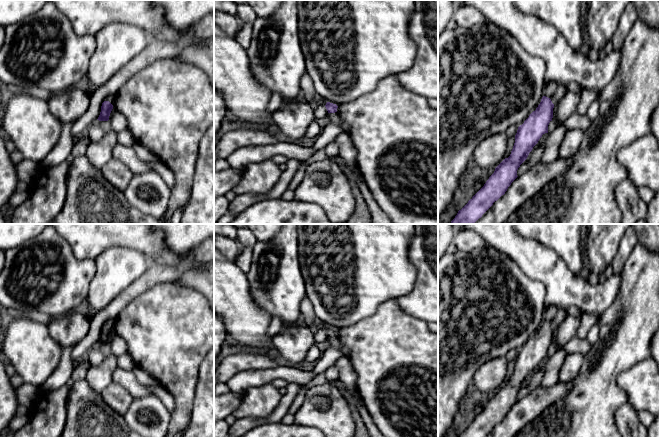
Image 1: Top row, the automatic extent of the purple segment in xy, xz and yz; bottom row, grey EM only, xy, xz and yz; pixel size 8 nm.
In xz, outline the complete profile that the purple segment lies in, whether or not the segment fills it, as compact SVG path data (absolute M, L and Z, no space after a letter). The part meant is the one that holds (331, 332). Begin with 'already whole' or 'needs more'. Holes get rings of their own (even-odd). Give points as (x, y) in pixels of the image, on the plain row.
needs more; M327 326L325 331L328 335L328 341L330 343L330 346L339 348L341 350L343 356L349 357L350 351L345 345L343 345L341 343L340 339L338 338L338 336L337 336L338 330L336 328Z

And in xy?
needs more; M114 317L105 322L104 326L102 327L101 336L100 336L100 339L97 344L99 344L99 345L108 345L109 344L110 337L113 333L113 327L116 322L116 318L117 317Z

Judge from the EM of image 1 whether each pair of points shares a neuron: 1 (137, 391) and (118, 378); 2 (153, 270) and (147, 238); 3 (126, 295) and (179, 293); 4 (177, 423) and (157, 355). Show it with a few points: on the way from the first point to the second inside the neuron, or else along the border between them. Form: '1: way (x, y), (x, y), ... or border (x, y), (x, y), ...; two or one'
1: way (132, 386), (123, 378); one
2: border (150, 261), (174, 266); two
3: border (158, 283), (138, 294), (121, 311); two
4: way (181, 406), (181, 383), (179, 377), (174, 372); one

